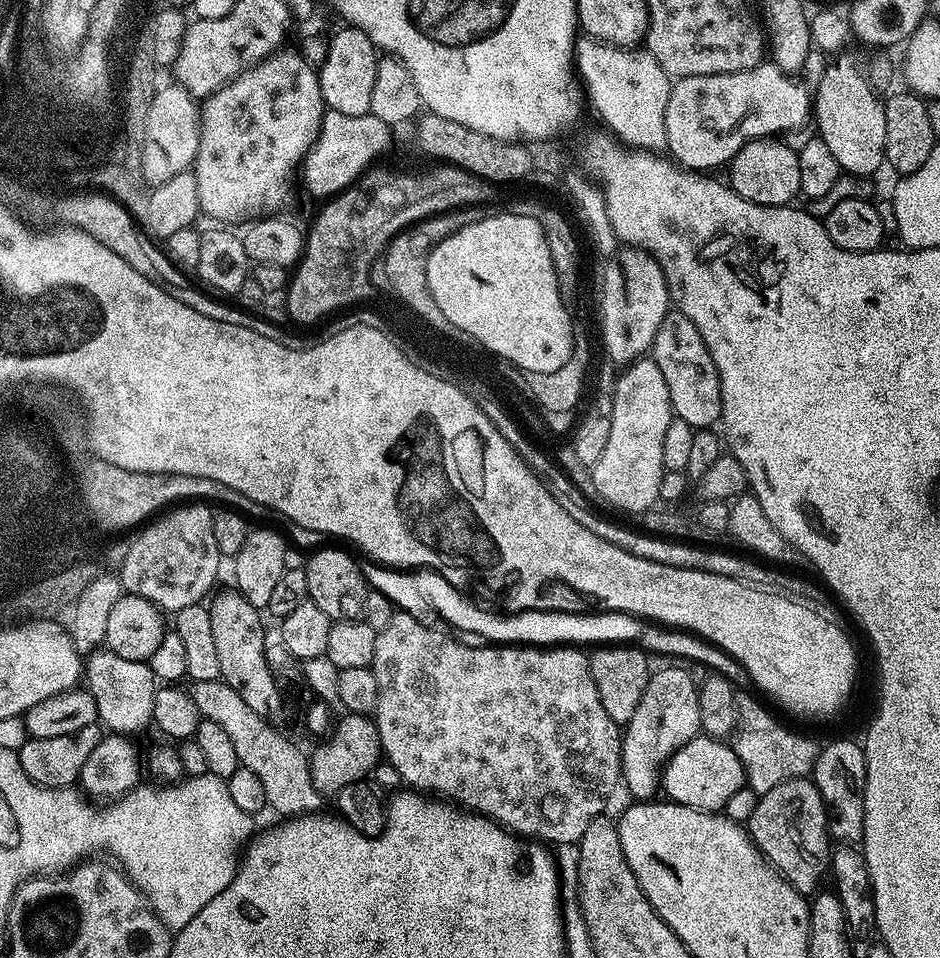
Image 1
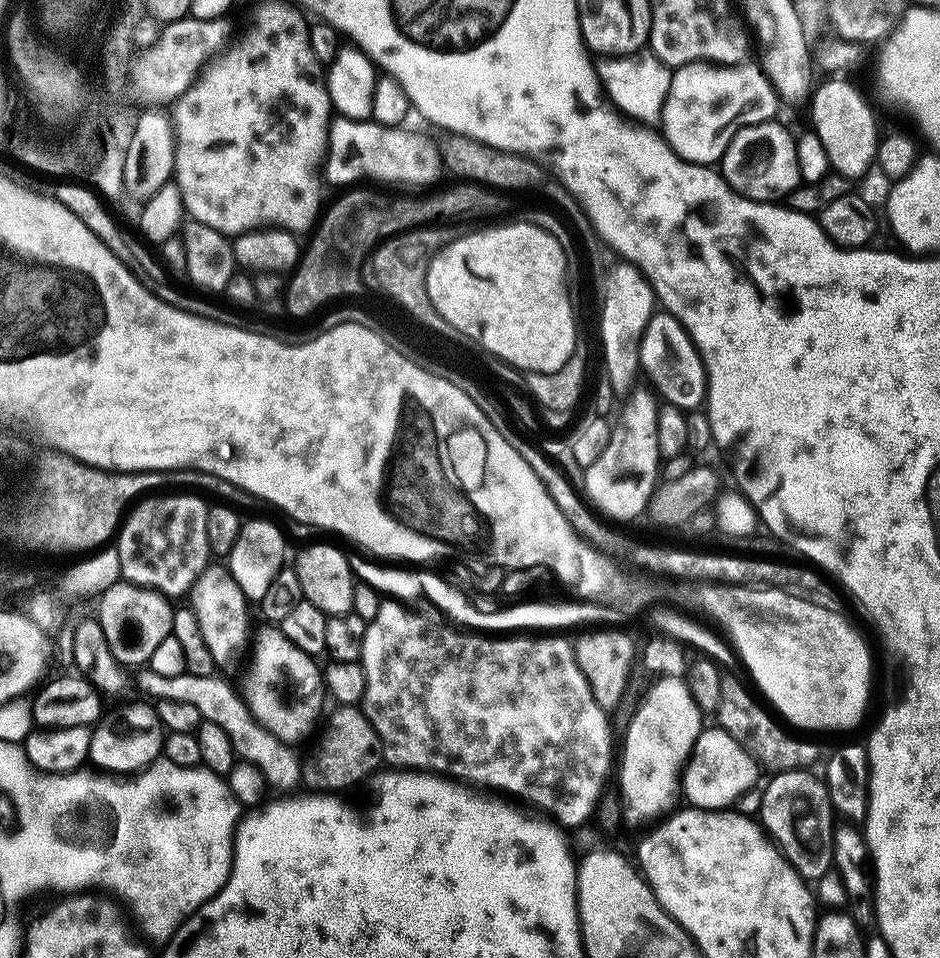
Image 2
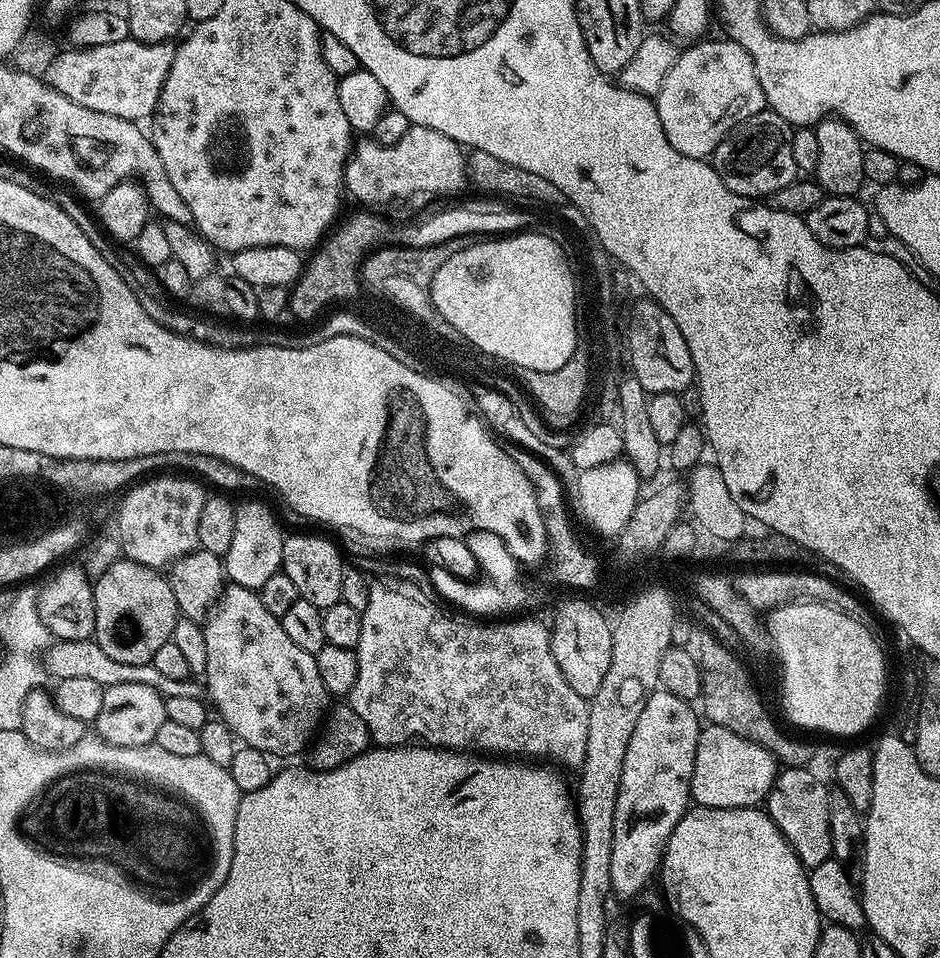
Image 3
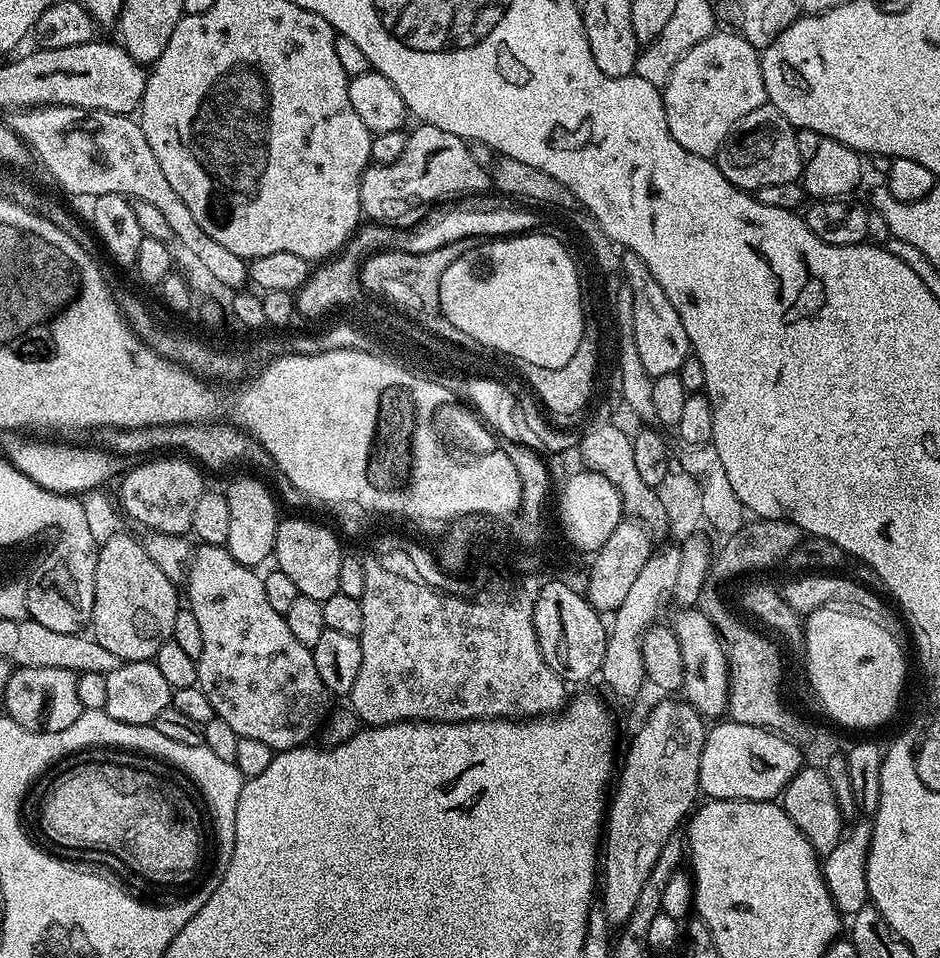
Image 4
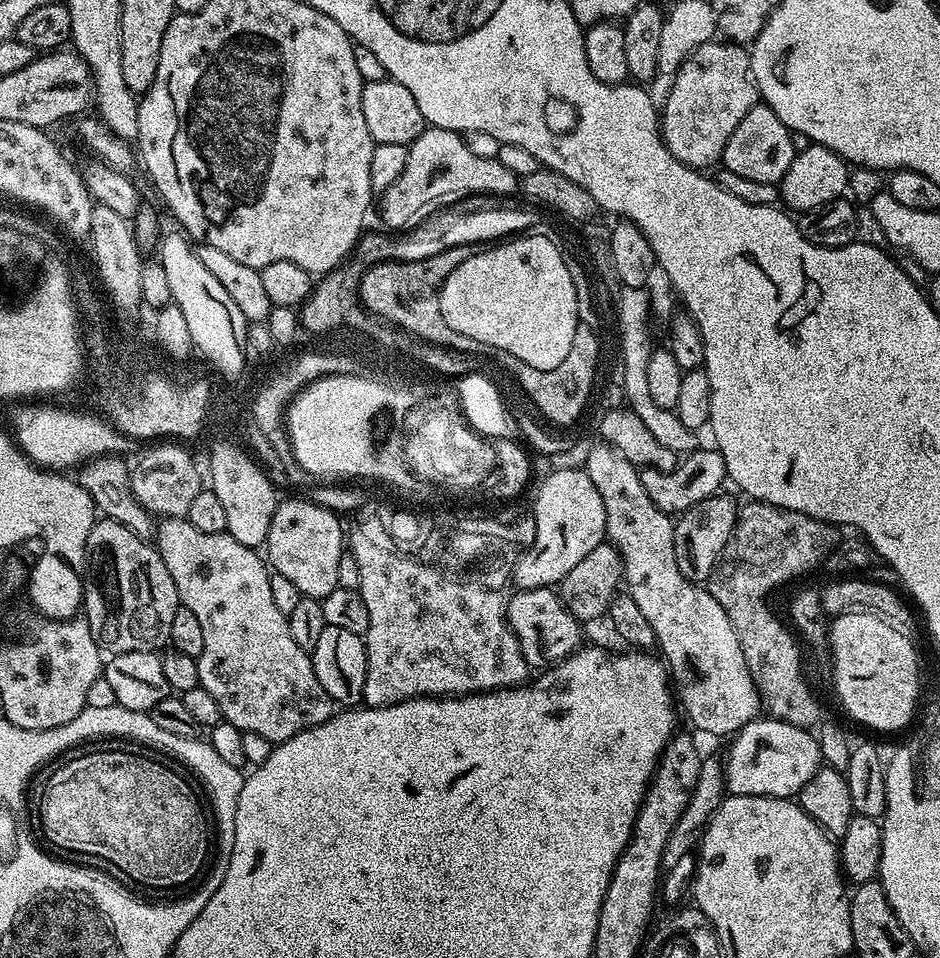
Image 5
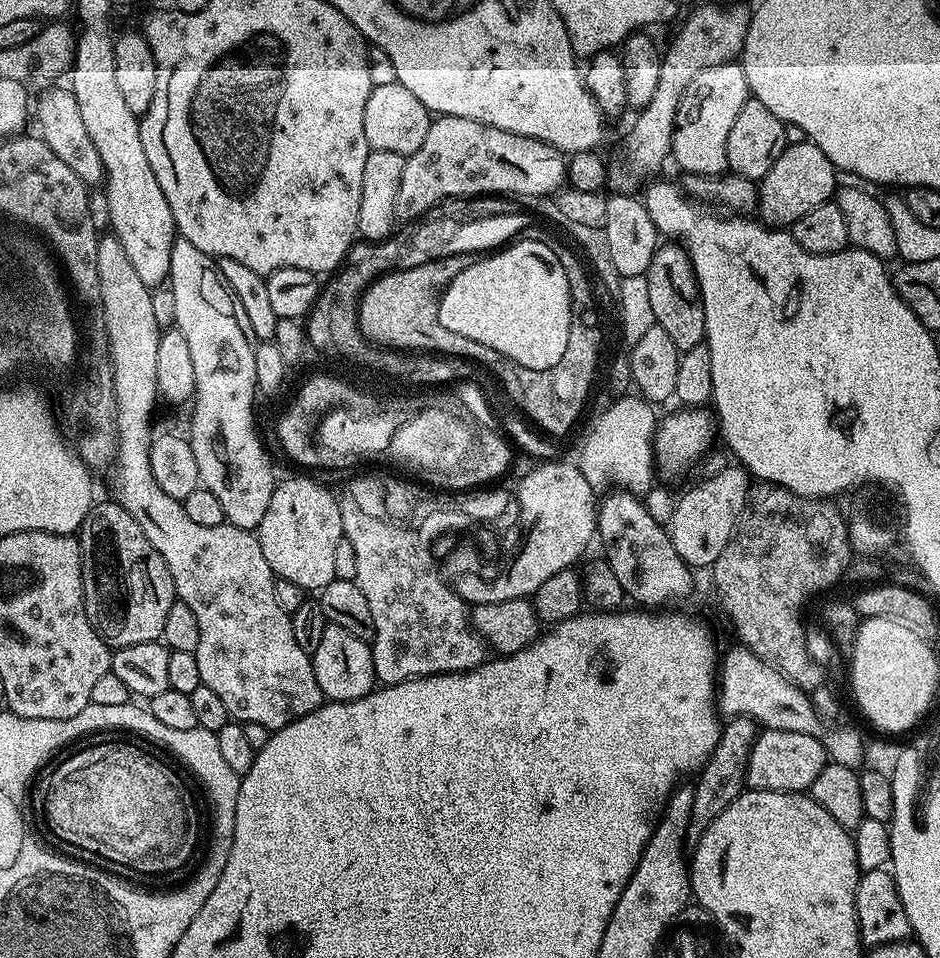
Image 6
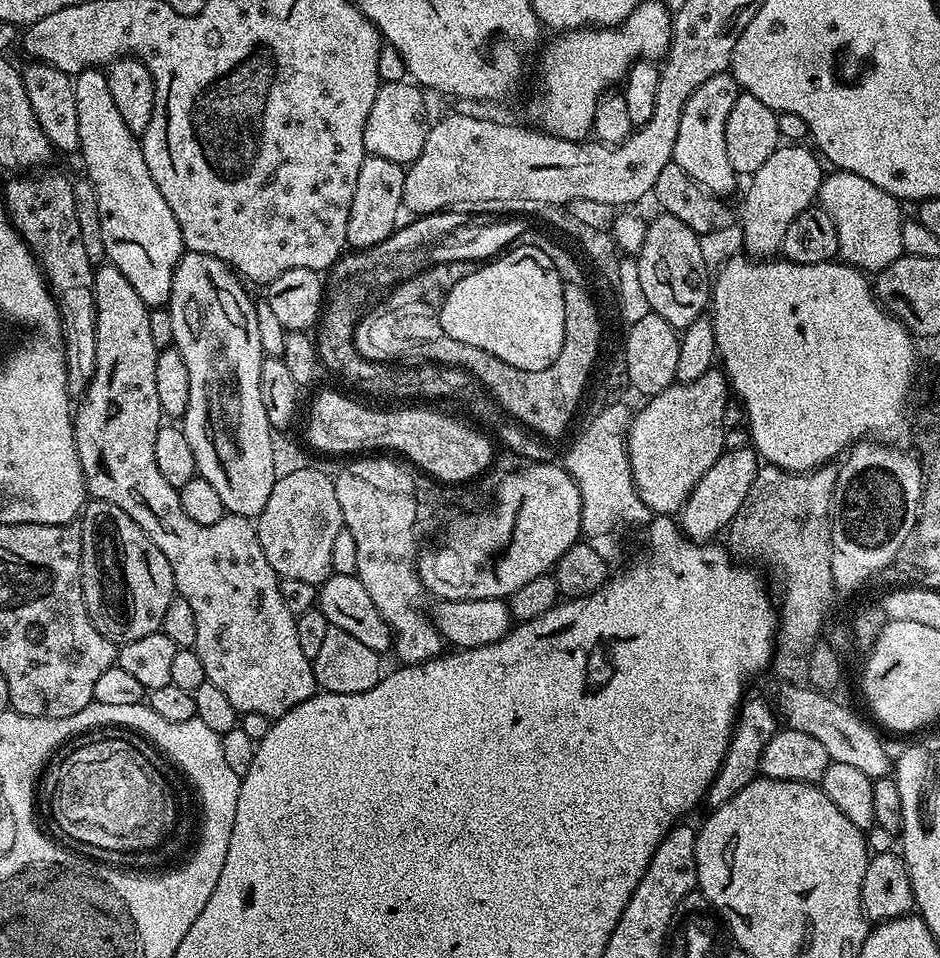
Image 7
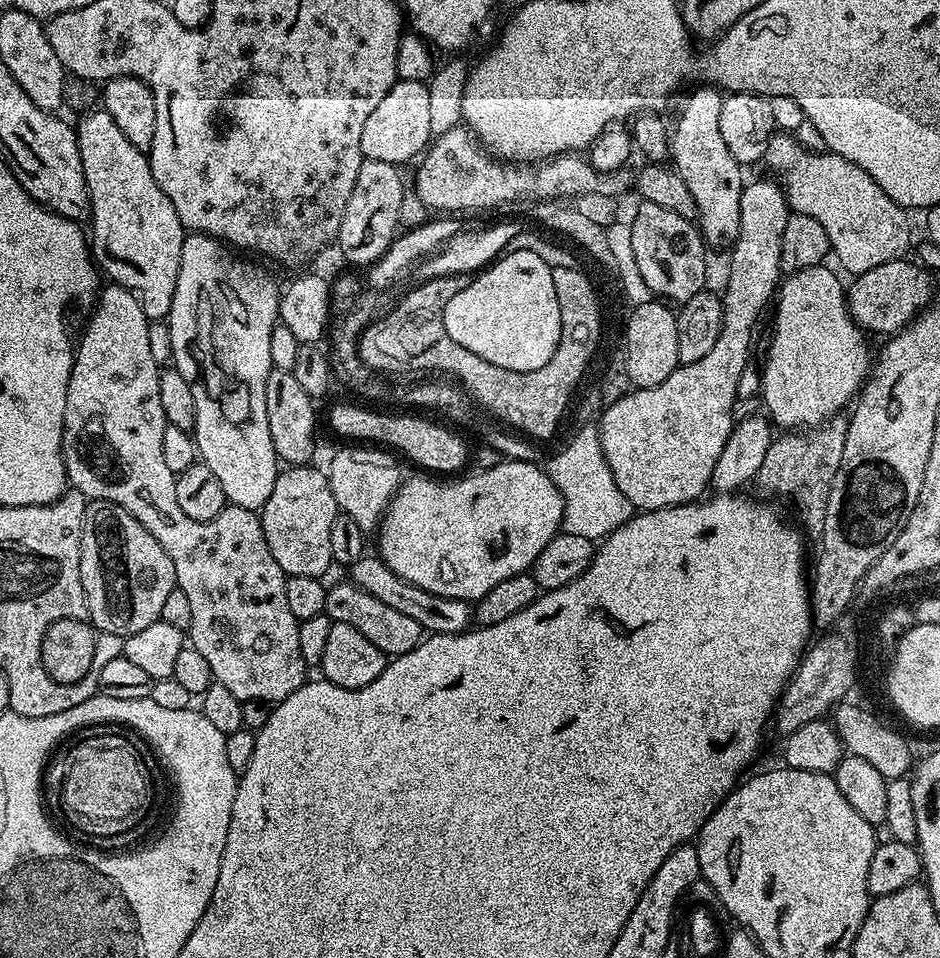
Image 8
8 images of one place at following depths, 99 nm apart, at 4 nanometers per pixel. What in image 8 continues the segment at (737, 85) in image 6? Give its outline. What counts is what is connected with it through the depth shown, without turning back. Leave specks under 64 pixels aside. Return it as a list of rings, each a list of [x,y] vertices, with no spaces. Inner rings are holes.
[[[700,86],[692,91],[696,90],[689,94],[676,120],[676,128],[674,124],[671,129],[670,160],[696,203],[699,231],[713,246],[723,240],[735,241],[740,229],[740,199],[746,180],[740,177],[742,165],[730,158],[730,150],[726,150],[726,142],[718,131],[718,114],[722,111],[724,96],[712,86]]]

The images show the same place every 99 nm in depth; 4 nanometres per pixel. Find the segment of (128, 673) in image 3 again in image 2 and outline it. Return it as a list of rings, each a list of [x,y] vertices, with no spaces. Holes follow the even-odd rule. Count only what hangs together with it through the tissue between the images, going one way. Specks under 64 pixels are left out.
[[[150,667],[137,672],[140,673],[136,676],[136,684],[146,695],[152,696],[148,698],[193,703],[201,719],[212,721],[221,727],[230,738],[230,744],[237,757],[258,766],[271,787],[282,788],[301,781],[301,761],[293,753],[295,751],[265,730],[264,726],[253,718],[239,691],[233,685],[231,687],[226,681],[218,678],[219,675],[202,676],[184,673],[167,678],[163,674],[154,674],[154,670]]]

